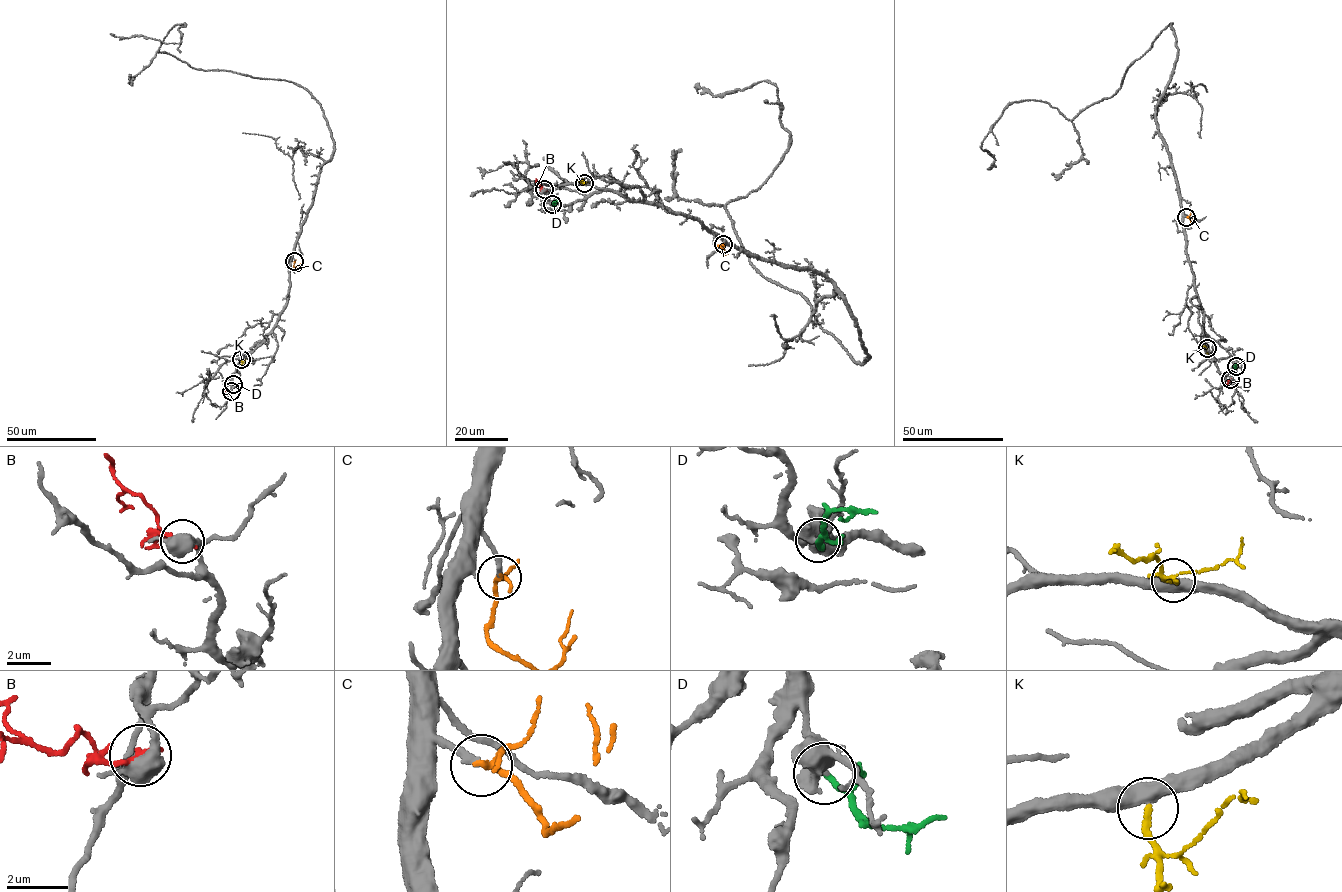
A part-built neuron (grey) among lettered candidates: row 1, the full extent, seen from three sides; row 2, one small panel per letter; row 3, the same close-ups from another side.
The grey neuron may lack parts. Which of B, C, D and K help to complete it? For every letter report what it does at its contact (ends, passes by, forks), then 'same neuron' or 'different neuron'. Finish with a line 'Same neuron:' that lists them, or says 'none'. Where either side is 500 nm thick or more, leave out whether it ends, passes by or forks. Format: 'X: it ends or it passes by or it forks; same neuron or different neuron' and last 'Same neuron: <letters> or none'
B: different neuron
C: it forks; same neuron
D: different neuron
K: it ends; same neuron
Same neuron: C, K

